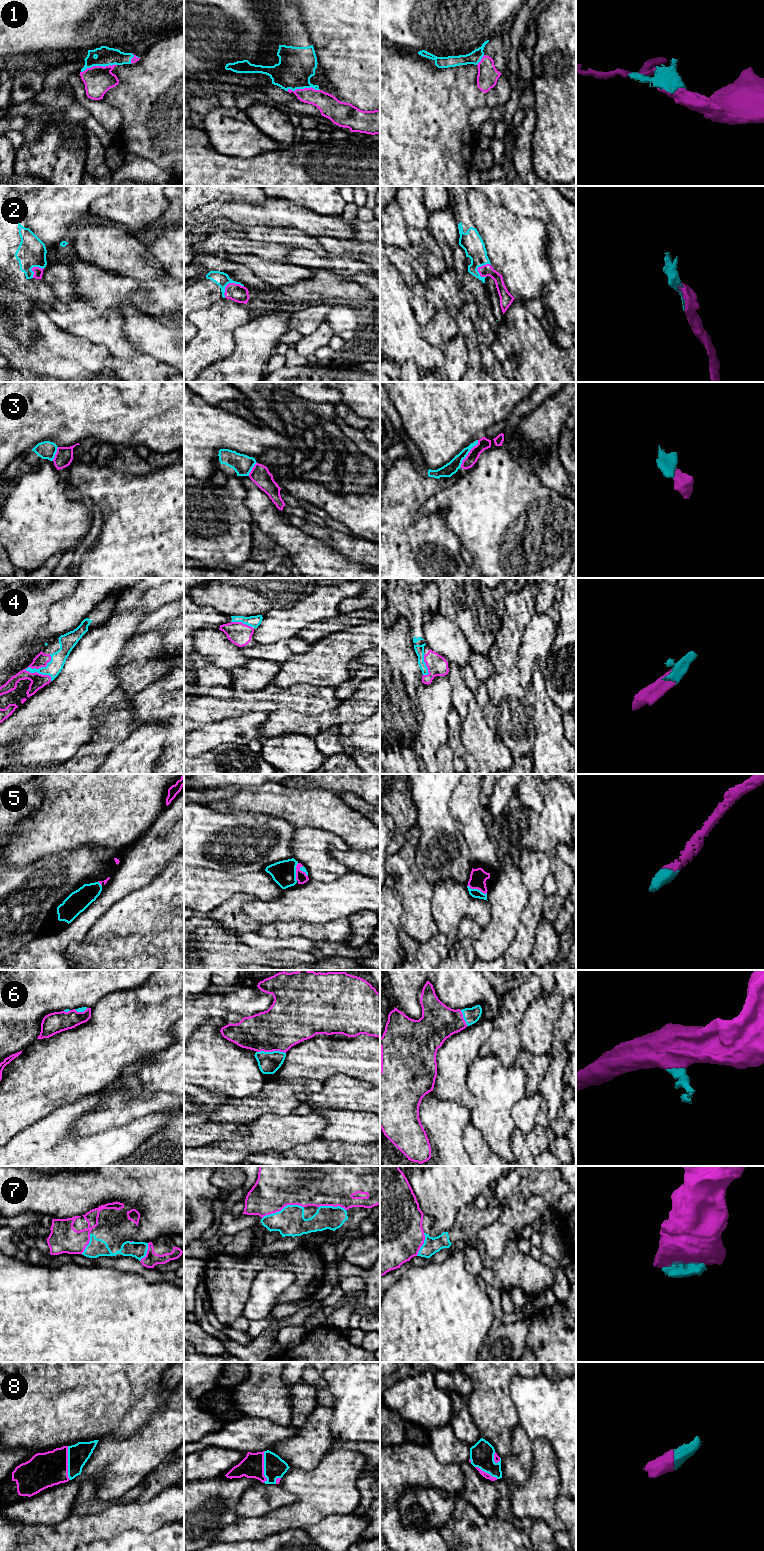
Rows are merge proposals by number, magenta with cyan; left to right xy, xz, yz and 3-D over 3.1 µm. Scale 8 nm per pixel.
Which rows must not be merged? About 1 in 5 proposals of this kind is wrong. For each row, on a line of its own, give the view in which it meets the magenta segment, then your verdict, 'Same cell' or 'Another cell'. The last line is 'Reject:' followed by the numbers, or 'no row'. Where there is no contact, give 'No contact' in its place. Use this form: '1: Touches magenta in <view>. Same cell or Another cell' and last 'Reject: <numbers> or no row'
1: Touches magenta in xy. Same cell
2: Touches magenta in xz. Same cell
3: Touches magenta in yz. Another cell
4: Touches magenta in xy. Same cell
5: Touches magenta in yz. Same cell
6: Touches magenta in xz. Same cell
7: Touches magenta in xz. Same cell
8: Touches magenta in xy. Same cell
Reject: 3

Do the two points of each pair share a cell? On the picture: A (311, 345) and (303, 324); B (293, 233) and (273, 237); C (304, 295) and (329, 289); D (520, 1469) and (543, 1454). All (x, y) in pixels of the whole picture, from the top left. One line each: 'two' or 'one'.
A: two
B: one
C: one
D: two

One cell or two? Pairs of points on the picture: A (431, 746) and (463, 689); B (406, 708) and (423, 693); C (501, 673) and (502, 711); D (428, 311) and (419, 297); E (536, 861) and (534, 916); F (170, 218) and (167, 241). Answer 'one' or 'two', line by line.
A: one
B: two
C: one
D: one
E: one
F: two

